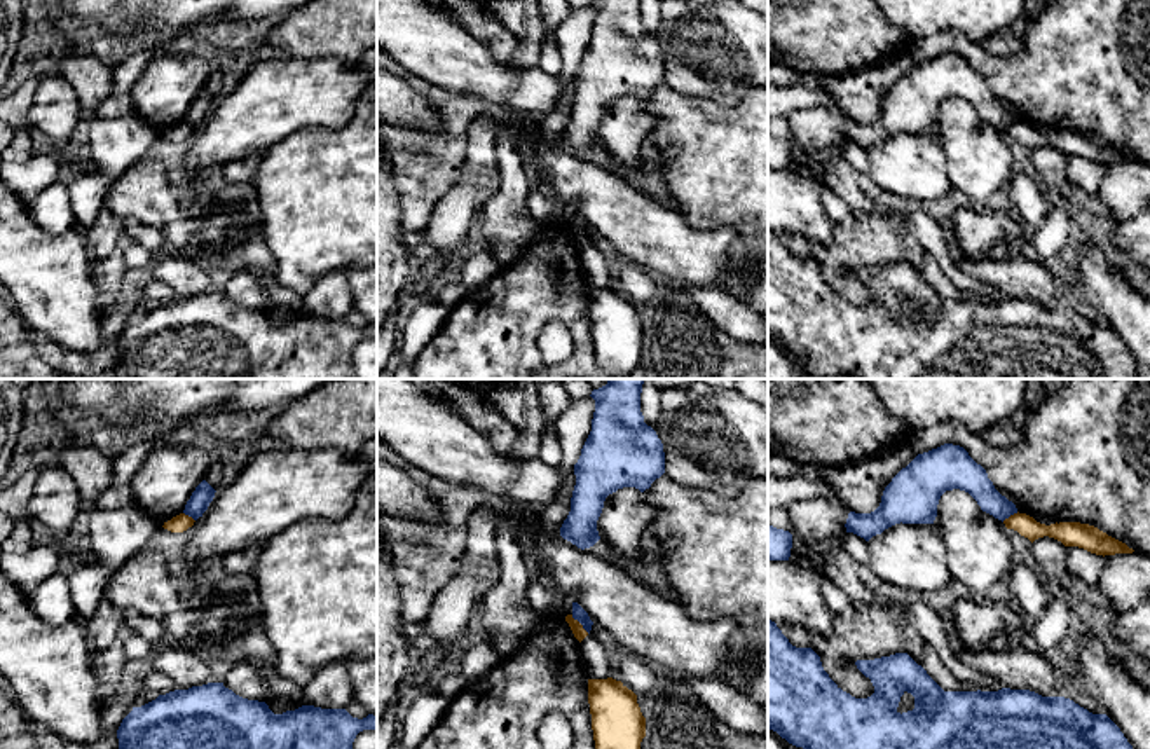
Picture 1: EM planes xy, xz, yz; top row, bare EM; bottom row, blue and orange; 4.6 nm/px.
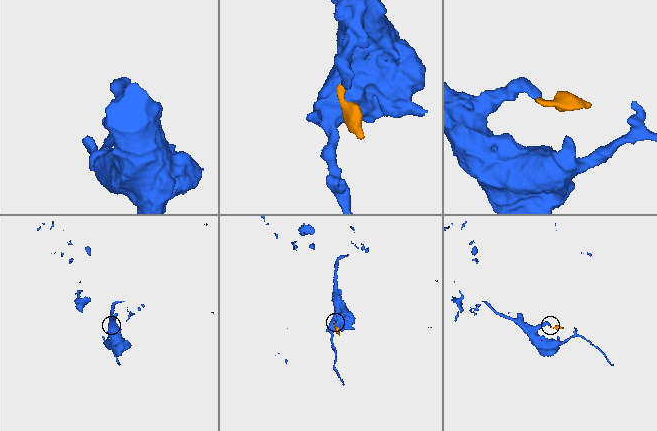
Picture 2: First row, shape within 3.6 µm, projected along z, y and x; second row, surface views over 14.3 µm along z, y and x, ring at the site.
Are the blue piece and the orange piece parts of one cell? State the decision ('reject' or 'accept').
reject

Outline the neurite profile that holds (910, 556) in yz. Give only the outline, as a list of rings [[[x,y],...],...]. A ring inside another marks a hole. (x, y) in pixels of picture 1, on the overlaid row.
[[[895,524],[867,541],[869,567],[911,595],[939,592],[953,581],[946,543],[935,524]]]

